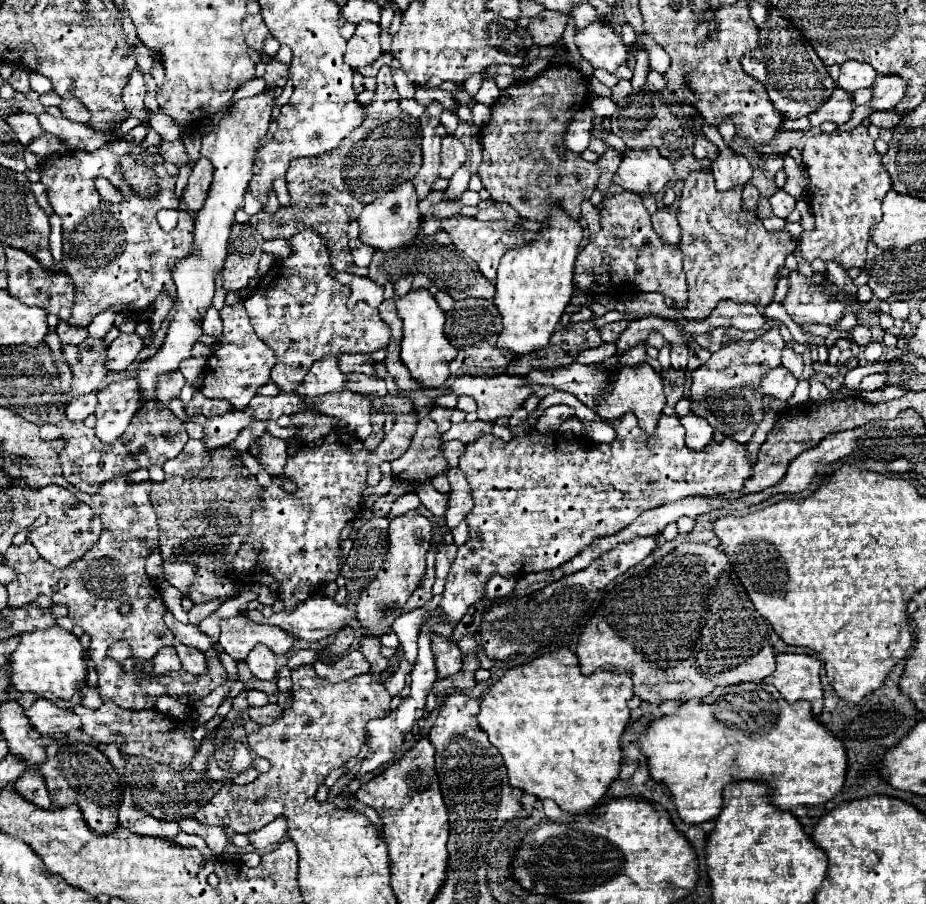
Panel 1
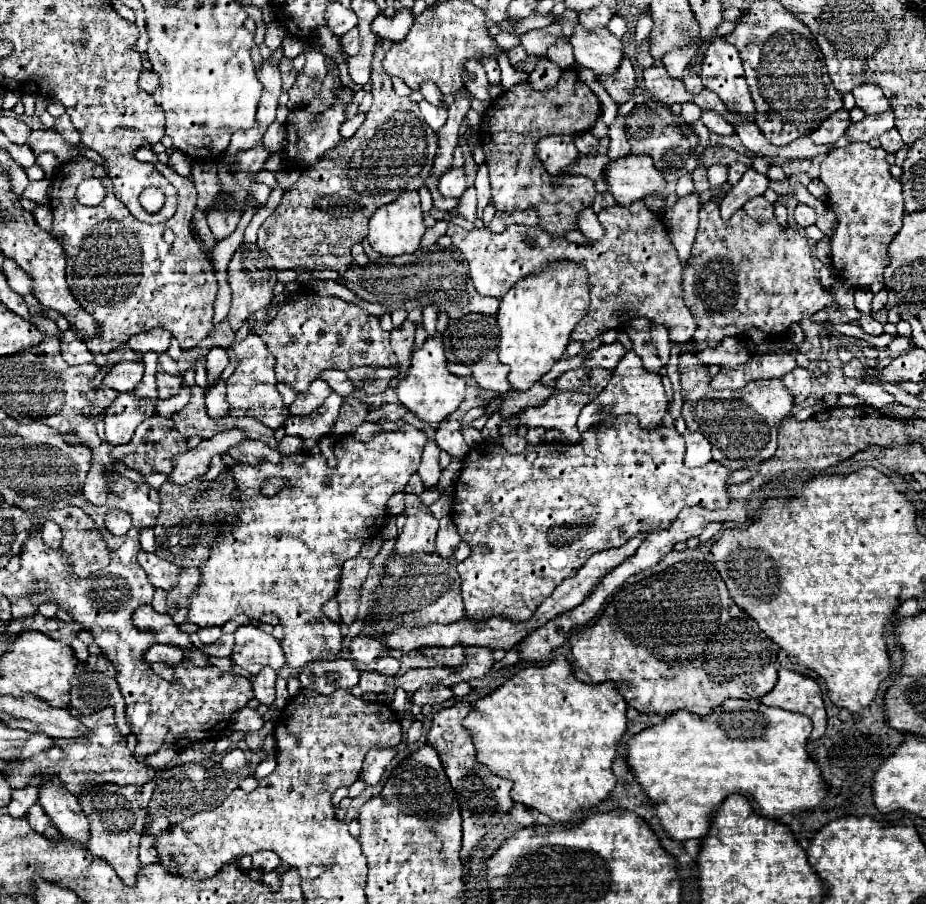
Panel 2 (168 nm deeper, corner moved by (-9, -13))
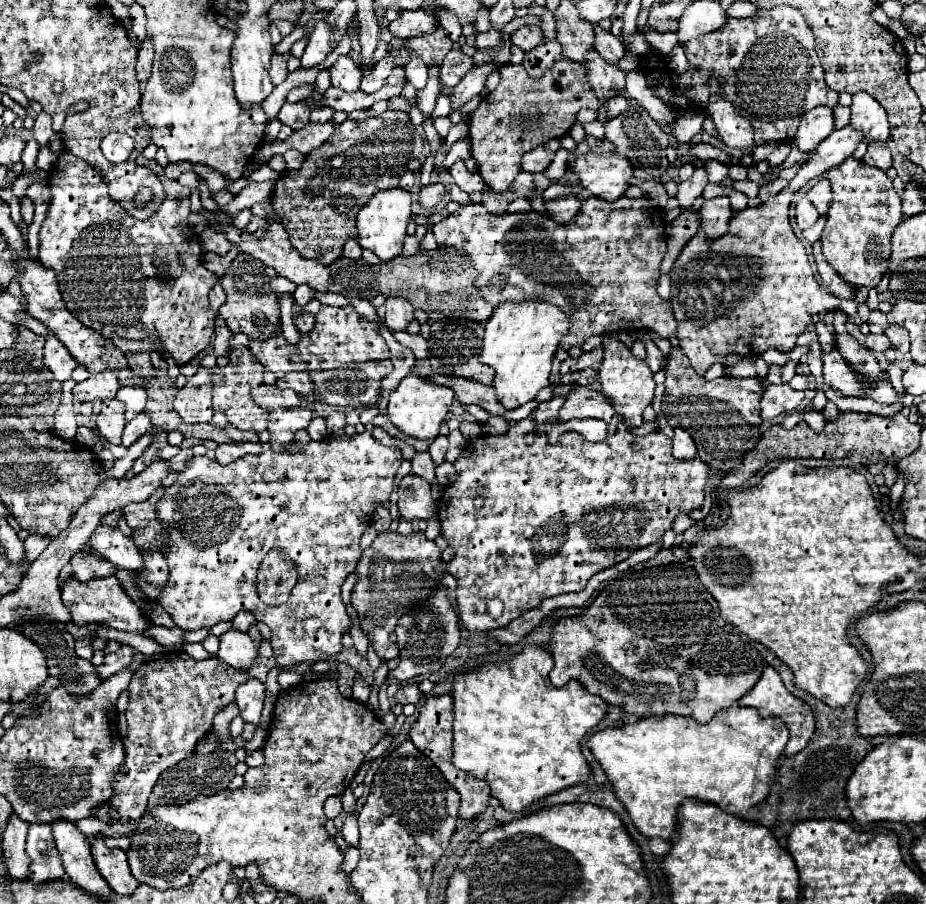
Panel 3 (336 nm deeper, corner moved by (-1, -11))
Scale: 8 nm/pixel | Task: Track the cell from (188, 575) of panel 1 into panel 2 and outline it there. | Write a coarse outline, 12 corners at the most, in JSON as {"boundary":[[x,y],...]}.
{"boundary":[[148,552],[138,554],[152,586],[172,590],[180,568]]}

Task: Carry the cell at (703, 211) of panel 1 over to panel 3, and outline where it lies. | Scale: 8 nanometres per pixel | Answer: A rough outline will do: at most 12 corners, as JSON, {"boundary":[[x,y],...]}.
{"boundary":[[834,130],[728,234],[700,228],[670,278],[696,372],[792,350],[844,310],[788,220],[792,192],[862,142]]}

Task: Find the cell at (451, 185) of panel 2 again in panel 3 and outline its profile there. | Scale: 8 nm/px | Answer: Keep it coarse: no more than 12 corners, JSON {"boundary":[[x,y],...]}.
{"boundary":[[430,184],[420,190],[424,208],[436,206],[446,194],[446,186]]}

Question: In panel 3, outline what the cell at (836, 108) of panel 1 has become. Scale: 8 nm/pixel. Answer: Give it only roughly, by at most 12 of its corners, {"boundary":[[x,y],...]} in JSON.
{"boundary":[[832,108],[802,116],[792,144],[808,152],[834,130]]}

